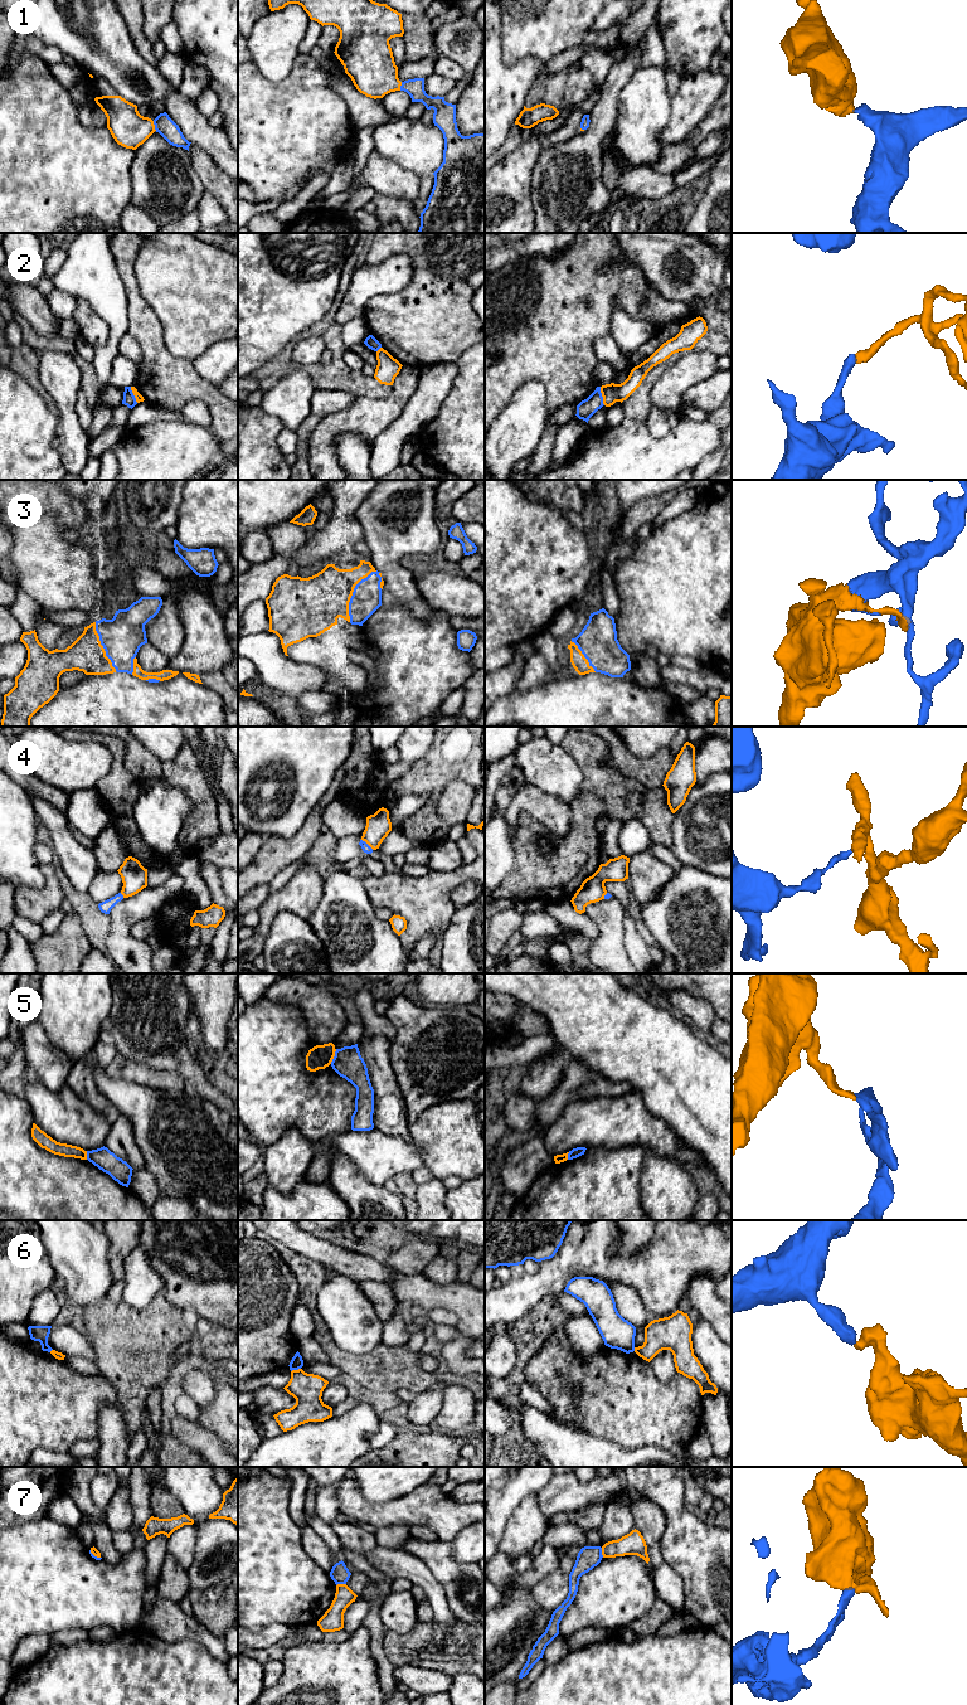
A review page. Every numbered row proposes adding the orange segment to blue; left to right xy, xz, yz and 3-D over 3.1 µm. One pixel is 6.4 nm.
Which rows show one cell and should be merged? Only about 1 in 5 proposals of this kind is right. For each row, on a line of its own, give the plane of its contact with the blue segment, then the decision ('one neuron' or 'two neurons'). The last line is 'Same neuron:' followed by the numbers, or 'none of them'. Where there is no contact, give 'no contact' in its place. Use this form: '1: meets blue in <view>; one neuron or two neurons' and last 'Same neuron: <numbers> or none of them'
1: meets blue in xy; one neuron
2: meets blue in yz; two neurons
3: meets blue in xz; one neuron
4: meets blue in xz; two neurons
5: meets blue in xz; two neurons
6: meets blue in xz; two neurons
7: meets blue in xz; two neurons
Same neuron: 1, 3

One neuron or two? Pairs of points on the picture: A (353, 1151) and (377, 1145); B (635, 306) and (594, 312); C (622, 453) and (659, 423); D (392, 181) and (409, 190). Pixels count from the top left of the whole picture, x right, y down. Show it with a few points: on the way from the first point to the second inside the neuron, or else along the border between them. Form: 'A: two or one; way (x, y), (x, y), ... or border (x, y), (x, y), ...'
A: one; way (359, 1149), (370, 1149)
B: one; way (625, 301), (605, 302)
C: two; border (645, 422), (656, 437), (665, 436), (679, 423)
D: one; way (395, 181), (406, 186)

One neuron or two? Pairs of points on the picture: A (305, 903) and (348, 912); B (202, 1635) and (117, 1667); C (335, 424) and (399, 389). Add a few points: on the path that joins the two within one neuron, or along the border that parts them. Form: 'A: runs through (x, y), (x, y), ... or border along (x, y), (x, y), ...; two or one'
A: border along (324, 879), (324, 895), (307, 918); two
B: border along (160, 1638), (168, 1641), (195, 1640), (213, 1657); two
C: runs through (351, 421), (375, 416), (387, 406); one

